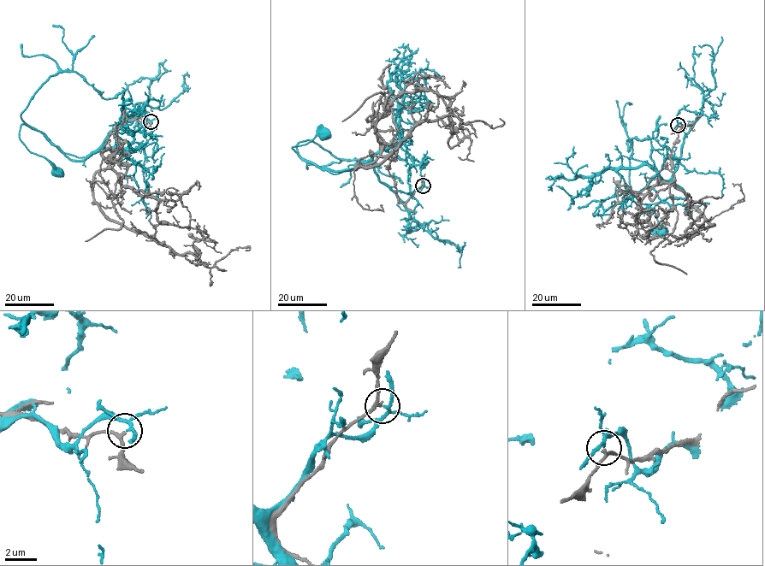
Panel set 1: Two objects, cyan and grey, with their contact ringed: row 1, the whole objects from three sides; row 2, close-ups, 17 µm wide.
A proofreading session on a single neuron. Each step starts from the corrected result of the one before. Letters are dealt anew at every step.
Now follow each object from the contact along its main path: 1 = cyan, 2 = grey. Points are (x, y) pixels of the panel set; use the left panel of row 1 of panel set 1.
1: (151, 121), (121, 124), (97, 150), (78, 157), (60, 151), (41, 132), (20, 126), (19, 138), (56, 170)
2: (150, 122), (123, 112), (122, 156), (96, 173), (94, 201), (179, 254), (216, 243), (204, 241)

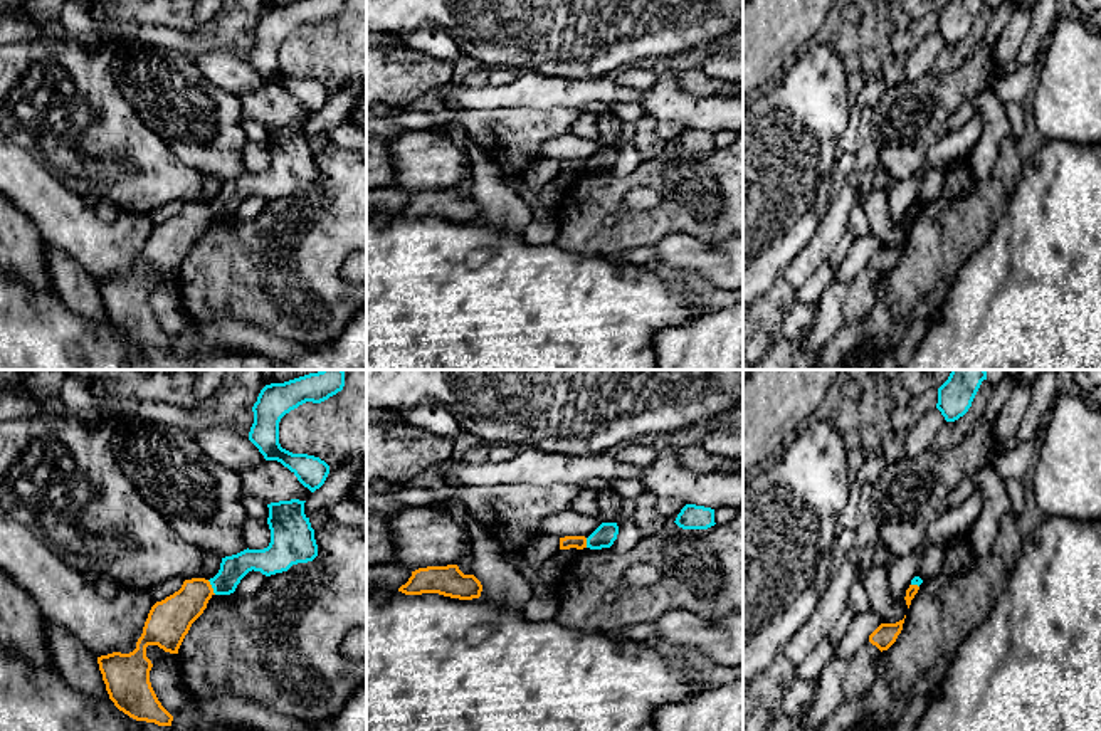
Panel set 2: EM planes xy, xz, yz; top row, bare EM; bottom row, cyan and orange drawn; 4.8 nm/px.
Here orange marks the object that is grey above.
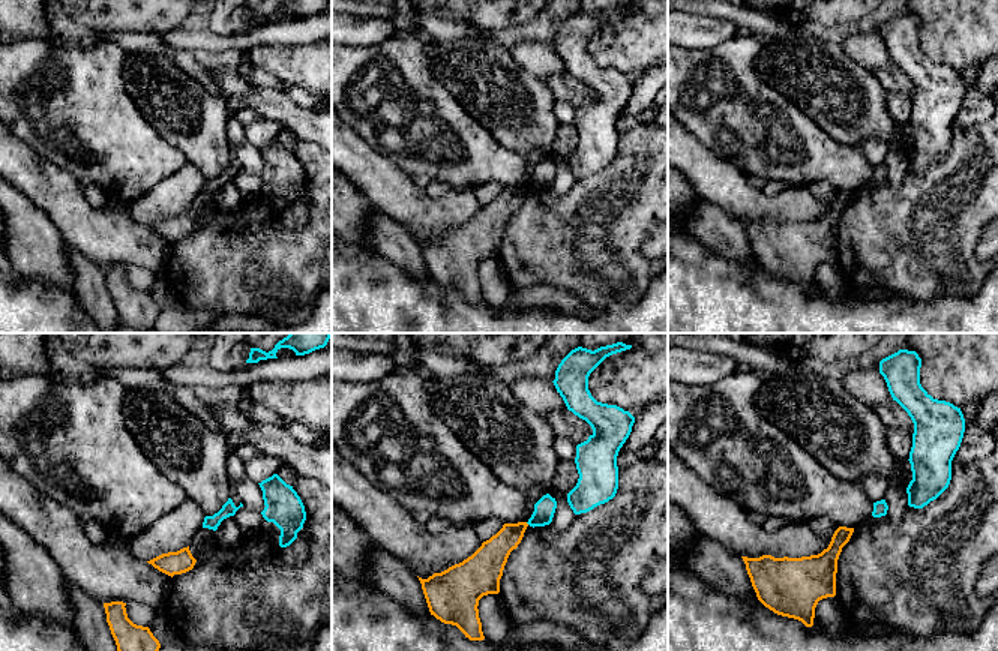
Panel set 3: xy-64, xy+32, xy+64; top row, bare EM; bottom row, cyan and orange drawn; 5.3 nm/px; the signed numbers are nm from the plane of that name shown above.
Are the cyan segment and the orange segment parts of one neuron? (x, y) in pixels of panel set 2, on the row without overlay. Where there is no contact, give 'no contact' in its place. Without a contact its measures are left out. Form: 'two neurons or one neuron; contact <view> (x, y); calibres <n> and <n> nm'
two neurons; contact xy (212, 210); calibres 130 and 190 nm

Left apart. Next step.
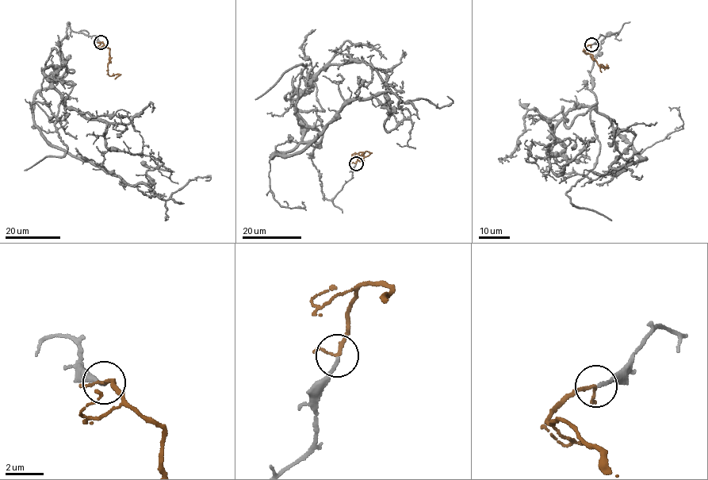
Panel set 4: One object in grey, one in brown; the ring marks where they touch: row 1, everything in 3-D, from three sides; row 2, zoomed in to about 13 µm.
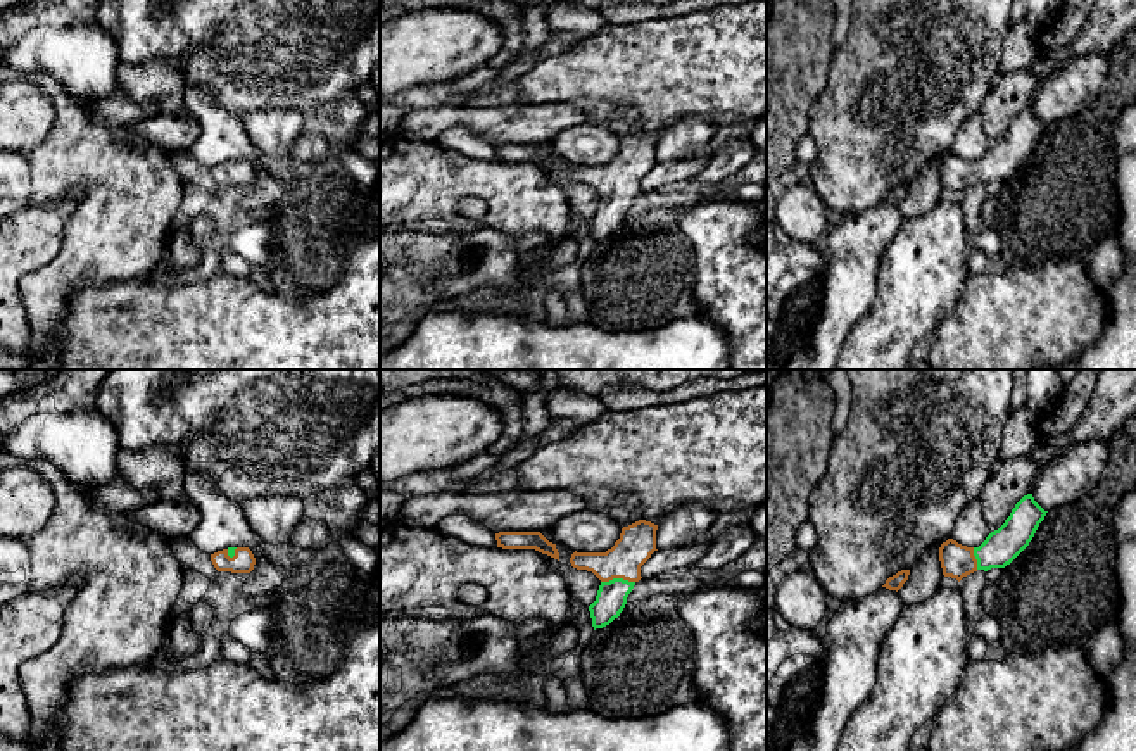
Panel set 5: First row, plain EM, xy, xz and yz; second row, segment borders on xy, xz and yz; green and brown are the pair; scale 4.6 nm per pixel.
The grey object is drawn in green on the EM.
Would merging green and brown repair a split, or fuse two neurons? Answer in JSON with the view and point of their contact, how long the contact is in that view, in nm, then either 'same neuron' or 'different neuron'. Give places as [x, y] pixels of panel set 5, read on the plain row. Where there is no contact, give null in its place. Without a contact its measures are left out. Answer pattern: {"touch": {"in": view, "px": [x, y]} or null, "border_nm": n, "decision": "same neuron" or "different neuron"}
{"touch": {"in": "xz", "px": [617, 192]}, "border_nm": 160, "decision": "same neuron"}

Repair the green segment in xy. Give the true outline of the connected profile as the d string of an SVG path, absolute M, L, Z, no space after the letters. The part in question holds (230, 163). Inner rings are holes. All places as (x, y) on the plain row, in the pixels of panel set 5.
M228 161L211 167L211 174L218 185L250 186L256 171L249 161Z

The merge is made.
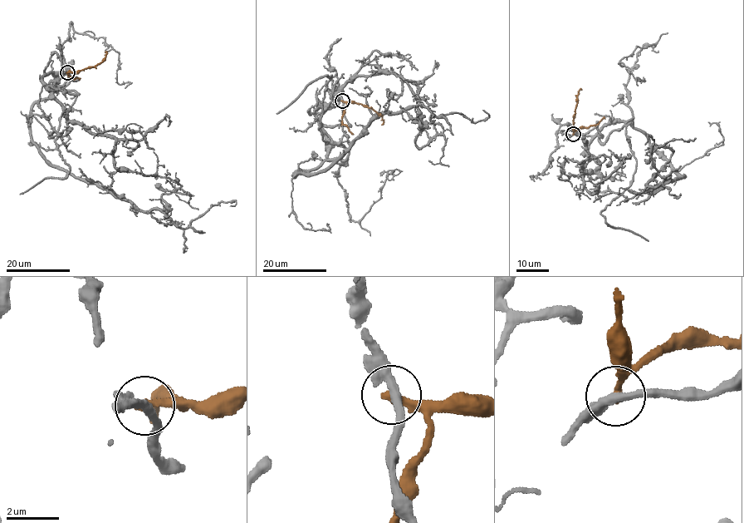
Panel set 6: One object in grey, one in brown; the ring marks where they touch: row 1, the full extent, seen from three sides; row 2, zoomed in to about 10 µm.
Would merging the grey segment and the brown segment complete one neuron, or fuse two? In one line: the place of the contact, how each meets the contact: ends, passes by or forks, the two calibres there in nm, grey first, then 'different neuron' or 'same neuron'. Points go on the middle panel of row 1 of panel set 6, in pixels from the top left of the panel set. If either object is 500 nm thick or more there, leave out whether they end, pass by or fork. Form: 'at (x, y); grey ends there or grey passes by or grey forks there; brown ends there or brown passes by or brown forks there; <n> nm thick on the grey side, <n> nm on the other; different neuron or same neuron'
at (342, 101); grey passes by; brown ends there; 320 nm thick on the grey side, 300 nm on the other; different neuron

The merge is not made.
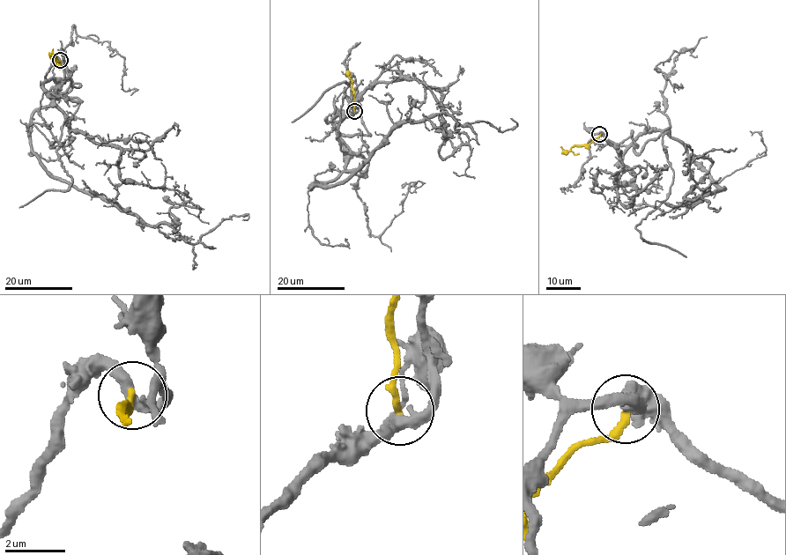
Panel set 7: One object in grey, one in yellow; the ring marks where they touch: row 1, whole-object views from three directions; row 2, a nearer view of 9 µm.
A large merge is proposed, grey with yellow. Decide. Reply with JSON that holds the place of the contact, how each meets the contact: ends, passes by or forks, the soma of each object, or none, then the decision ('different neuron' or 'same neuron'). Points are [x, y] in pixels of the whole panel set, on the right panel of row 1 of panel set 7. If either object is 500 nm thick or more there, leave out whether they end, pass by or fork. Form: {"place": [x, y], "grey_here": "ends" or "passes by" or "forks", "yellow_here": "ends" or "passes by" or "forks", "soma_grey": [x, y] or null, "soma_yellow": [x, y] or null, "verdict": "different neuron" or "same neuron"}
{"place": [599, 134], "grey_here": "passes by", "yellow_here": "ends", "soma_grey": null, "soma_yellow": null, "verdict": "different neuron"}

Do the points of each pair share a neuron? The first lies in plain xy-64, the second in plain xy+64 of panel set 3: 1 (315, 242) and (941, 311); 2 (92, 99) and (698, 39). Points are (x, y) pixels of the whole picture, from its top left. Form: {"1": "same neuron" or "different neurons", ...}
{"1": "different neurons", "2": "different neurons"}

